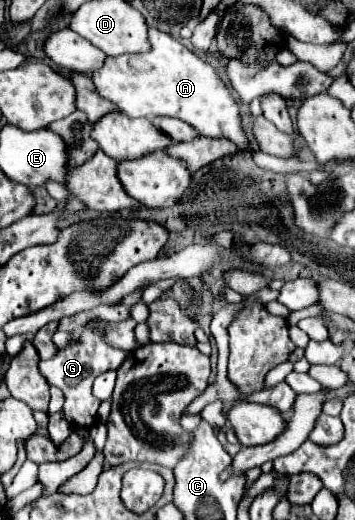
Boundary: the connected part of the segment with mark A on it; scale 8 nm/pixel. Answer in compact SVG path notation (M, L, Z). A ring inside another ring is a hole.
M149 28L149 36L151 52L117 58L109 56L105 60L103 68L93 74L93 82L95 88L99 88L99 94L107 96L107 100L113 104L119 104L119 110L131 118L175 116L197 128L197 132L203 136L227 138L235 142L239 150L247 150L249 138L241 126L239 102L219 78L217 68L177 42L171 34Z

